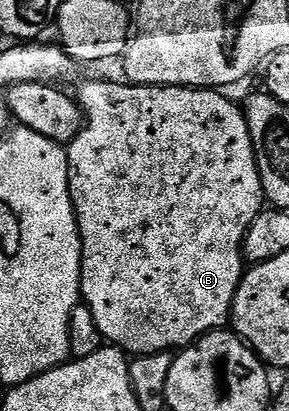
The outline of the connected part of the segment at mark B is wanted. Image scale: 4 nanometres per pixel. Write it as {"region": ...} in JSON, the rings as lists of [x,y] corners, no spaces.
{"region":[[[89,80],[75,92],[75,99],[85,115],[85,124],[77,137],[67,145],[69,193],[81,235],[81,298],[84,307],[89,307],[89,316],[93,319],[94,326],[109,339],[106,341],[110,345],[120,348],[126,354],[146,356],[187,348],[205,333],[224,329],[230,323],[233,299],[243,275],[241,247],[251,222],[255,222],[257,215],[266,207],[267,201],[259,178],[245,113],[238,105],[236,108],[225,94],[211,88],[120,83]]]}

